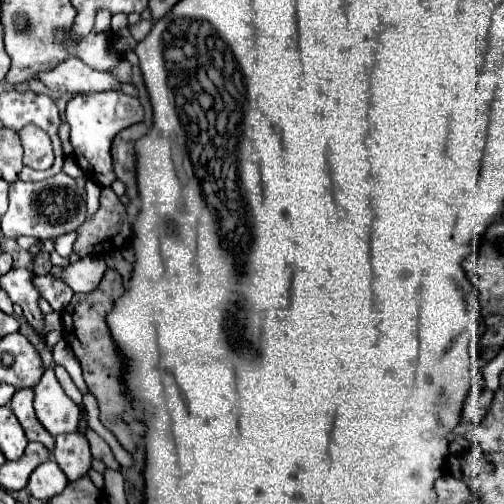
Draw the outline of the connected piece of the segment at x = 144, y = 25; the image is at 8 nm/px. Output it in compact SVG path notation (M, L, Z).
M142 19L136 25L129 26L129 32L132 37L139 42L150 32L151 25L151 21Z

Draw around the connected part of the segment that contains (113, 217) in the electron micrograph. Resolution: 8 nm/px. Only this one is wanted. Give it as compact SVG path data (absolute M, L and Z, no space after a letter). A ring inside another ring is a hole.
M101 188L101 206L89 222L77 230L73 252L79 256L97 254L99 246L123 246L131 240L131 226L119 196L111 188Z

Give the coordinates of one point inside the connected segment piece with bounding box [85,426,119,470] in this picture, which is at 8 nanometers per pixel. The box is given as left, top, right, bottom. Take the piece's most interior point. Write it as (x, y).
(99, 449)

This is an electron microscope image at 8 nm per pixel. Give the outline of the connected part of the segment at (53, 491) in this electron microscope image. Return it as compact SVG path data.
M53 458L45 460L37 470L33 470L27 484L31 496L39 500L49 500L57 496L59 492L63 492L65 486L67 486L67 478L63 470L57 466L57 462L53 462Z

